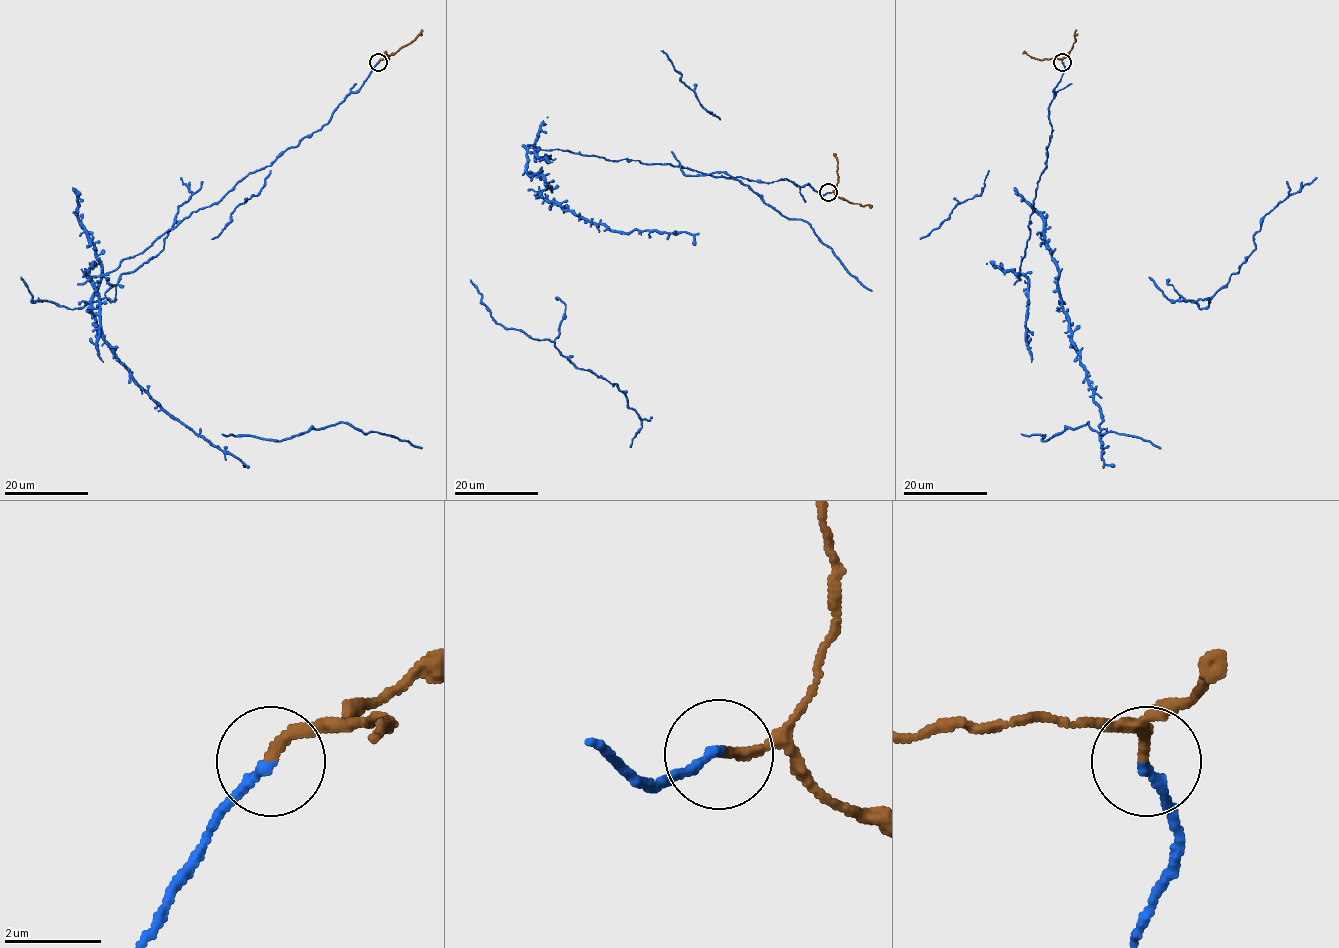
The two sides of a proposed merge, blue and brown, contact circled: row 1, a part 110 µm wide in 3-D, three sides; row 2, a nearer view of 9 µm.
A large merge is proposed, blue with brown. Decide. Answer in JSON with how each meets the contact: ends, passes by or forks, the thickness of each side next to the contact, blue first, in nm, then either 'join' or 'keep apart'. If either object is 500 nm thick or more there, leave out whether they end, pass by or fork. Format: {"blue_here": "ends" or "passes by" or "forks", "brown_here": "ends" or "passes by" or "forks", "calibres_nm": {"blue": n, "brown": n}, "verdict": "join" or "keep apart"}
{"blue_here": "ends", "brown_here": "ends", "calibres_nm": {"blue": 200, "brown": 240}, "verdict": "join"}

